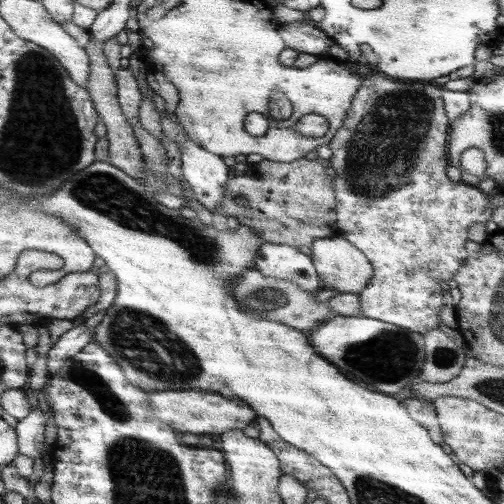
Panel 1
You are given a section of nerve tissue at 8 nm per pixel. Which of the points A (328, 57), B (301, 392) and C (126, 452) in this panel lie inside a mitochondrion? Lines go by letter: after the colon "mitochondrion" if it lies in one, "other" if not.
A: other
B: other
C: mitochondrion

